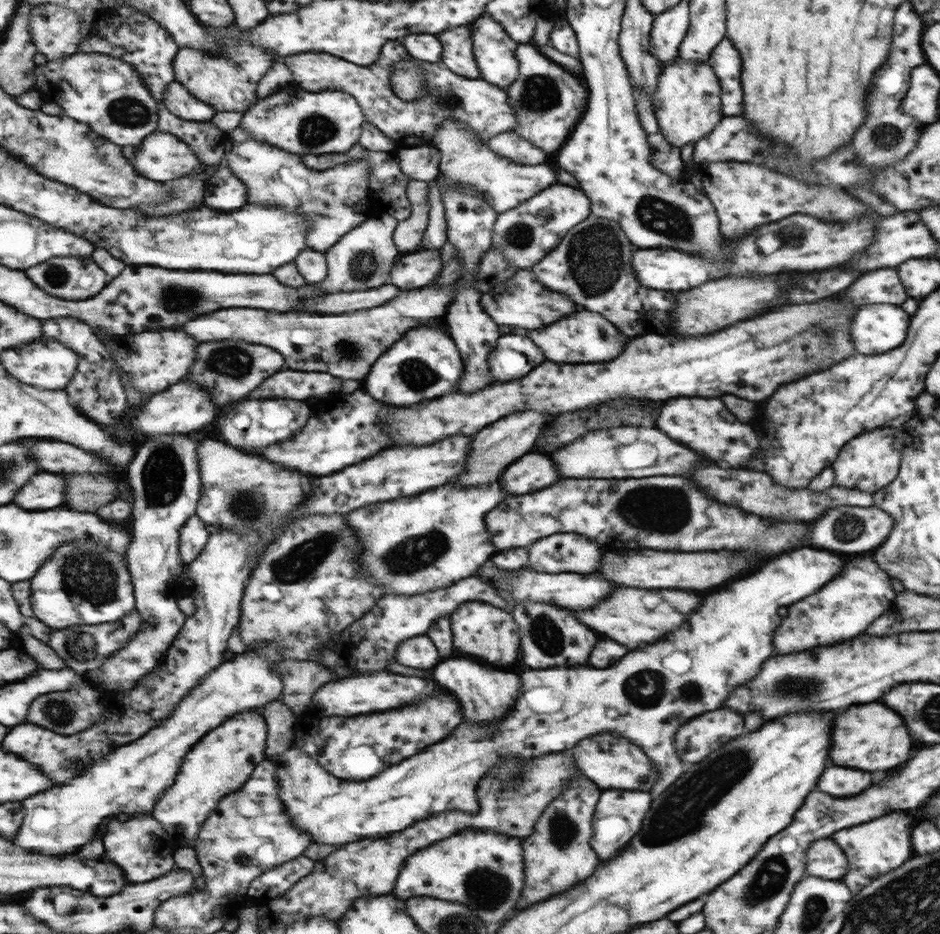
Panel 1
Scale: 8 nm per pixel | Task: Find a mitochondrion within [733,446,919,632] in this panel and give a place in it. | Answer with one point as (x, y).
(846, 526)

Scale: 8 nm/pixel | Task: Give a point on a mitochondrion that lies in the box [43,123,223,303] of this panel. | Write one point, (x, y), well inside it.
(182, 239)

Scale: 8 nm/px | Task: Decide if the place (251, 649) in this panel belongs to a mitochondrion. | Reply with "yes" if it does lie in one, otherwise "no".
no

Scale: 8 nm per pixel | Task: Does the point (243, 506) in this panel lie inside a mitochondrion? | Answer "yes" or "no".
yes

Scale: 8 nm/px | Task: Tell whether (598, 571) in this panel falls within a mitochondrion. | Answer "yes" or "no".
no

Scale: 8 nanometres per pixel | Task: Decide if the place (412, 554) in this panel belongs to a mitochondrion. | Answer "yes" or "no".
yes

